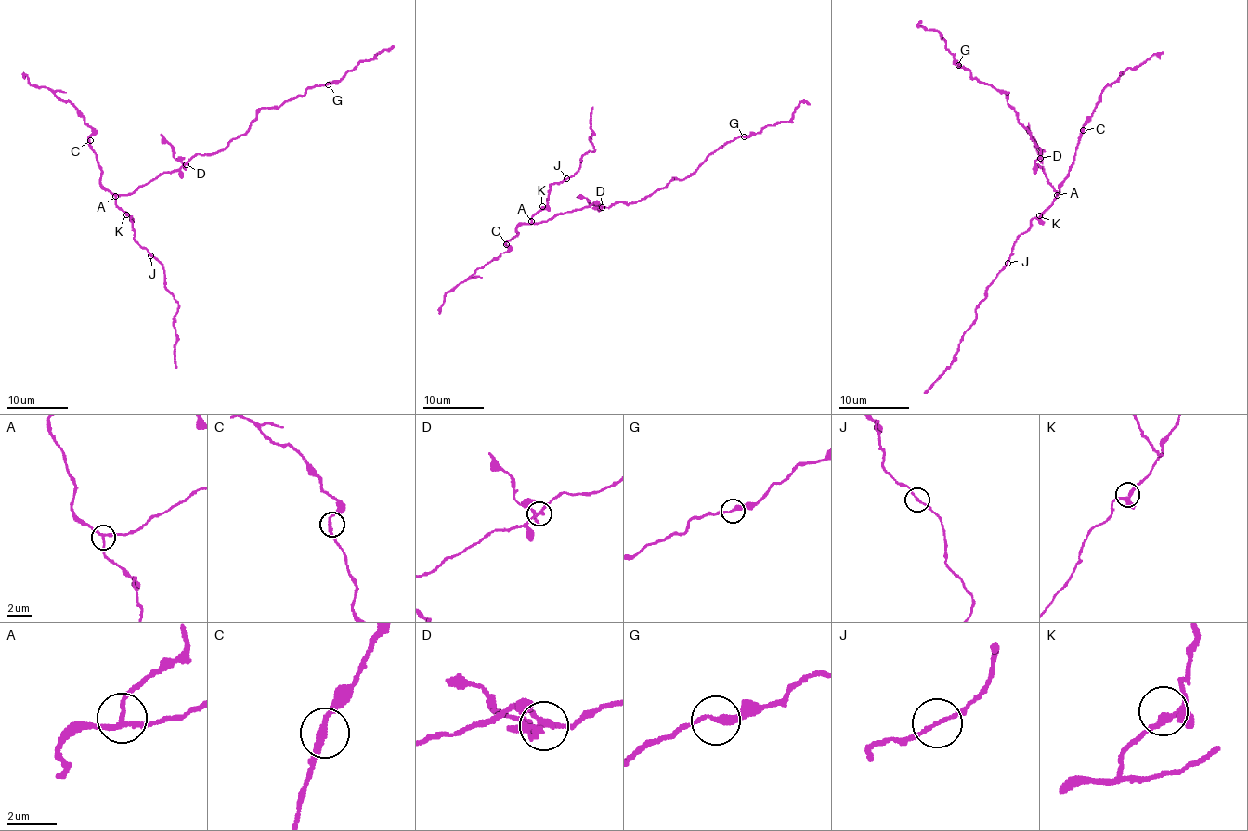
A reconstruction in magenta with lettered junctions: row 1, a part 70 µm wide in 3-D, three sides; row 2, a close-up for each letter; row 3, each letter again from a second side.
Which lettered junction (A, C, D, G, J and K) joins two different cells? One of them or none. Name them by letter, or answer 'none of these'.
D

